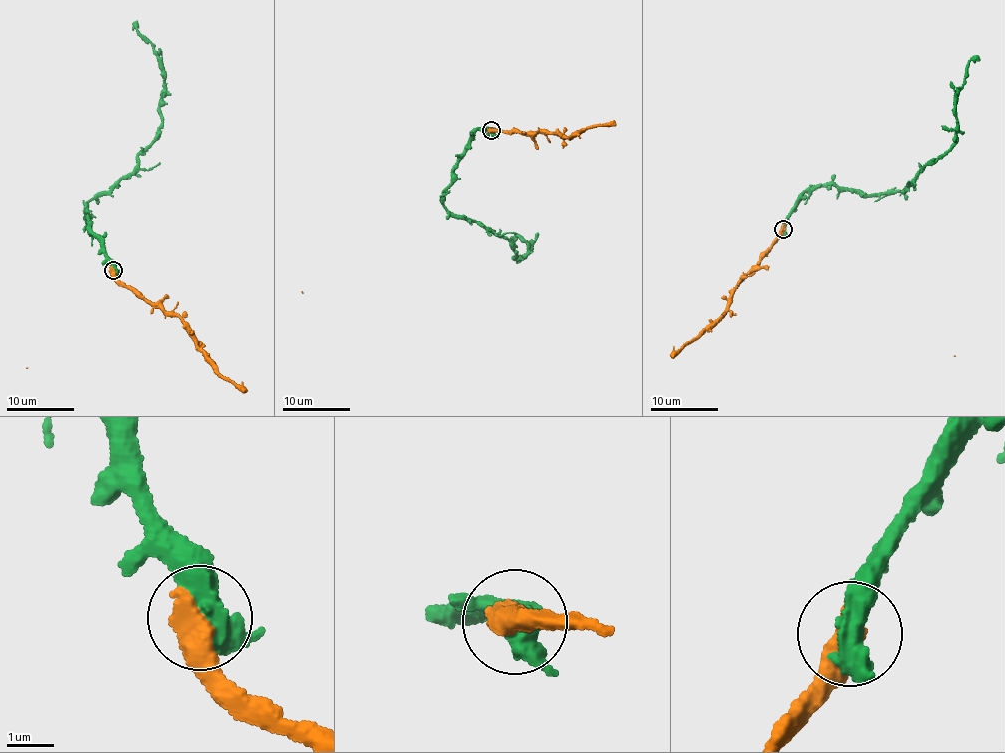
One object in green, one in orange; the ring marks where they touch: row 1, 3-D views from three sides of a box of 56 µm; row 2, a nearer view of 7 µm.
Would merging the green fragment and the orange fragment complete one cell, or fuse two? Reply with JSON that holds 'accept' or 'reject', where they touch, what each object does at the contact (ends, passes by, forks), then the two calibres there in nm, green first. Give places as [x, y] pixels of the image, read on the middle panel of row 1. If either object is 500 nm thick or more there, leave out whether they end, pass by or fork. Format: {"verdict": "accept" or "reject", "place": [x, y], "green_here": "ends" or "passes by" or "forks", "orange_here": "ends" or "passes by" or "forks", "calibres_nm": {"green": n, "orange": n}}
{"verdict": "accept", "place": [491, 130], "calibres_nm": {"green": 500, "orange": 600}}

